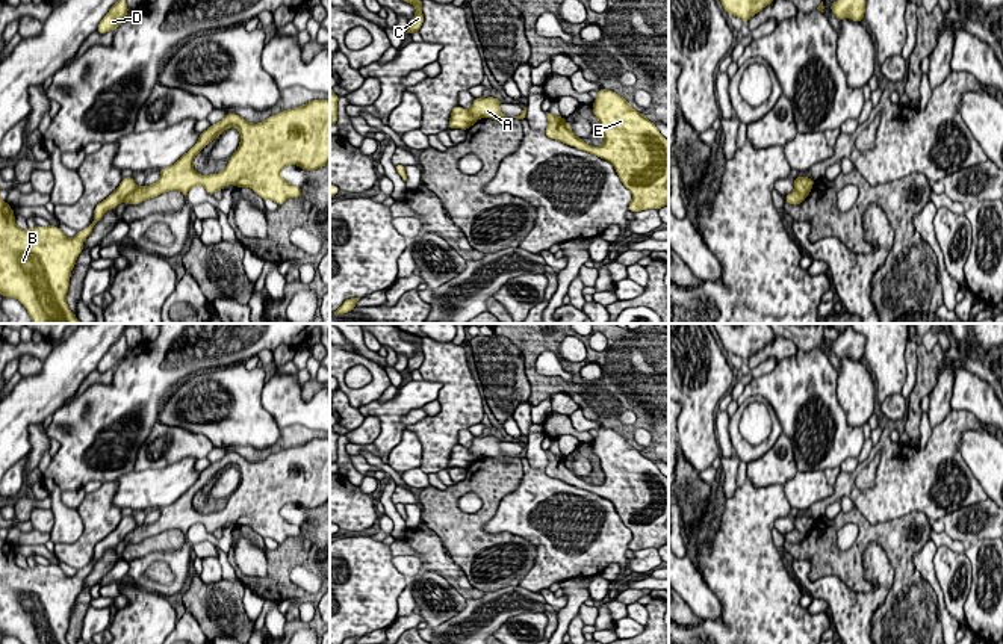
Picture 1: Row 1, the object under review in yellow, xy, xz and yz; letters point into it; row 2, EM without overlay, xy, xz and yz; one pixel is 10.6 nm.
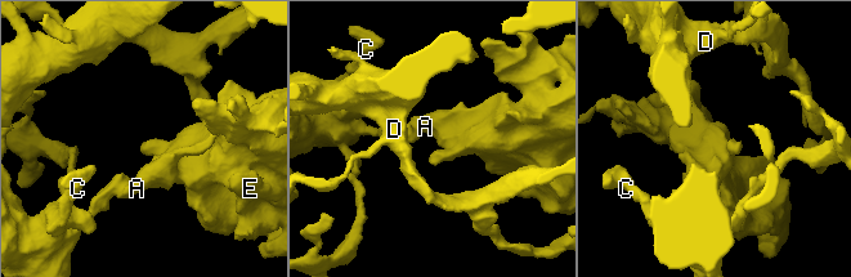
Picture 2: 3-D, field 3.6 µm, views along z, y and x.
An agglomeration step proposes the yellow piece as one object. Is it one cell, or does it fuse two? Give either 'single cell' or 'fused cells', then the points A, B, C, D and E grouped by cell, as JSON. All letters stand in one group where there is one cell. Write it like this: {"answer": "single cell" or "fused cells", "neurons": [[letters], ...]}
{"answer": "fused cells", "neurons": [["A", "E"], ["B", "C", "D"]]}

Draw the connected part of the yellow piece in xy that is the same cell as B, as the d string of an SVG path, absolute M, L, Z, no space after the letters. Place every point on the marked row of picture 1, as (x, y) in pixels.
M133 177L123 178L120 186L95 206L91 225L73 239L54 225L36 225L33 230L18 228L14 209L0 200L0 295L18 299L27 310L32 324L82 324L67 304L71 271L83 249L85 239L89 237L104 212L116 209L136 189Z

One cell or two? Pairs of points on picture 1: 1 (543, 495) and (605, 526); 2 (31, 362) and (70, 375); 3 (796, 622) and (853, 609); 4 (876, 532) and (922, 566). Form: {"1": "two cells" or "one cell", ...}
{"1": "one cell", "2": "two cells", "3": "two cells", "4": "two cells"}

